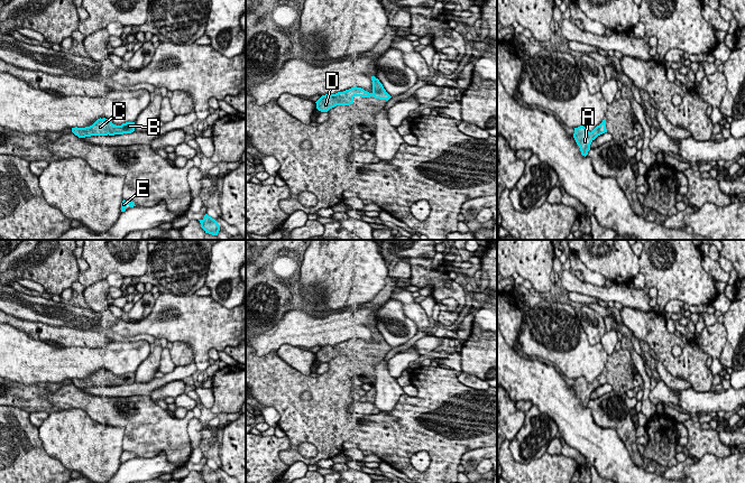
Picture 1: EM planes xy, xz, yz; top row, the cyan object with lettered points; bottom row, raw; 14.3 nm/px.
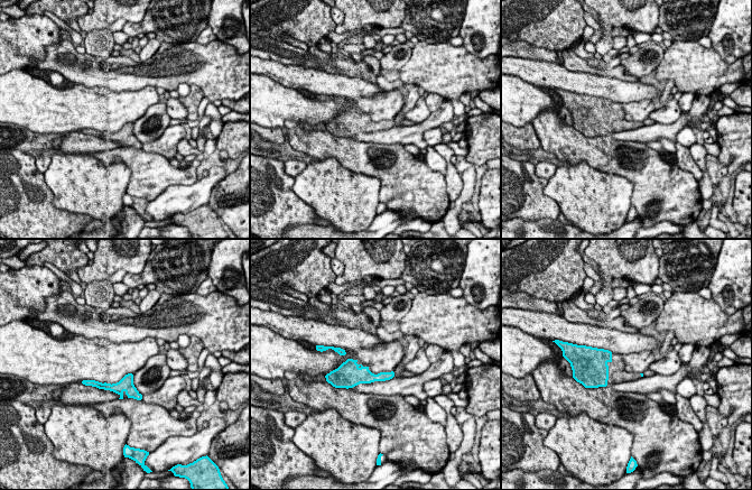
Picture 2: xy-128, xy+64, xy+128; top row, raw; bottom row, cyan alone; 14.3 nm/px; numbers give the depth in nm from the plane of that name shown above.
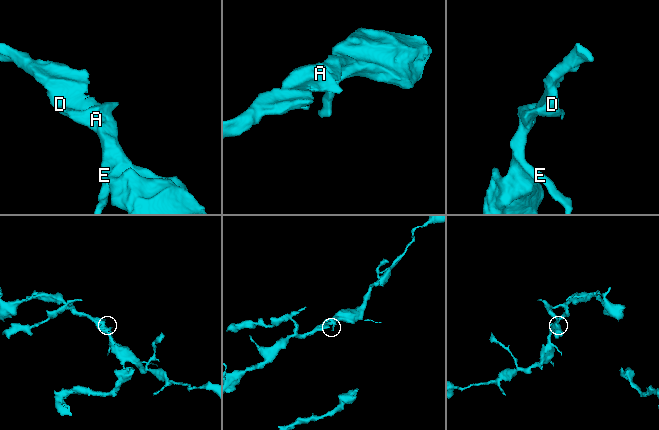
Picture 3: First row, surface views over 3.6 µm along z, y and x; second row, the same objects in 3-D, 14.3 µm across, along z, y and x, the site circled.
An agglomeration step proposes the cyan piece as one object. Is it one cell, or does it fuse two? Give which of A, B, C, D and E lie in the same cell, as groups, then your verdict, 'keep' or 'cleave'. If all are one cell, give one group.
A B C D E | keep

